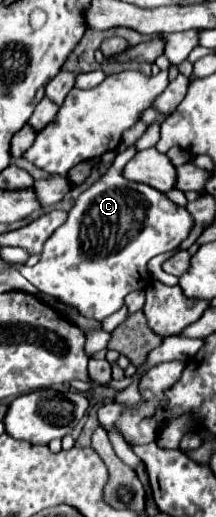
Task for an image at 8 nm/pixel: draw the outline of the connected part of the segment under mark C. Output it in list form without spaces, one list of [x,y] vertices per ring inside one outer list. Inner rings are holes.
[[[127,146],[125,152],[119,152],[115,162],[107,168],[107,172],[85,190],[75,206],[69,210],[69,218],[57,232],[45,242],[41,260],[31,268],[21,268],[21,274],[39,288],[39,292],[55,296],[57,300],[75,306],[83,316],[103,322],[105,318],[117,312],[125,304],[125,296],[133,290],[143,290],[149,280],[141,280],[147,276],[147,262],[163,252],[175,250],[191,232],[193,216],[187,208],[173,204],[163,192],[149,188],[145,184],[129,182],[121,176],[123,166],[137,154],[135,146]]]

